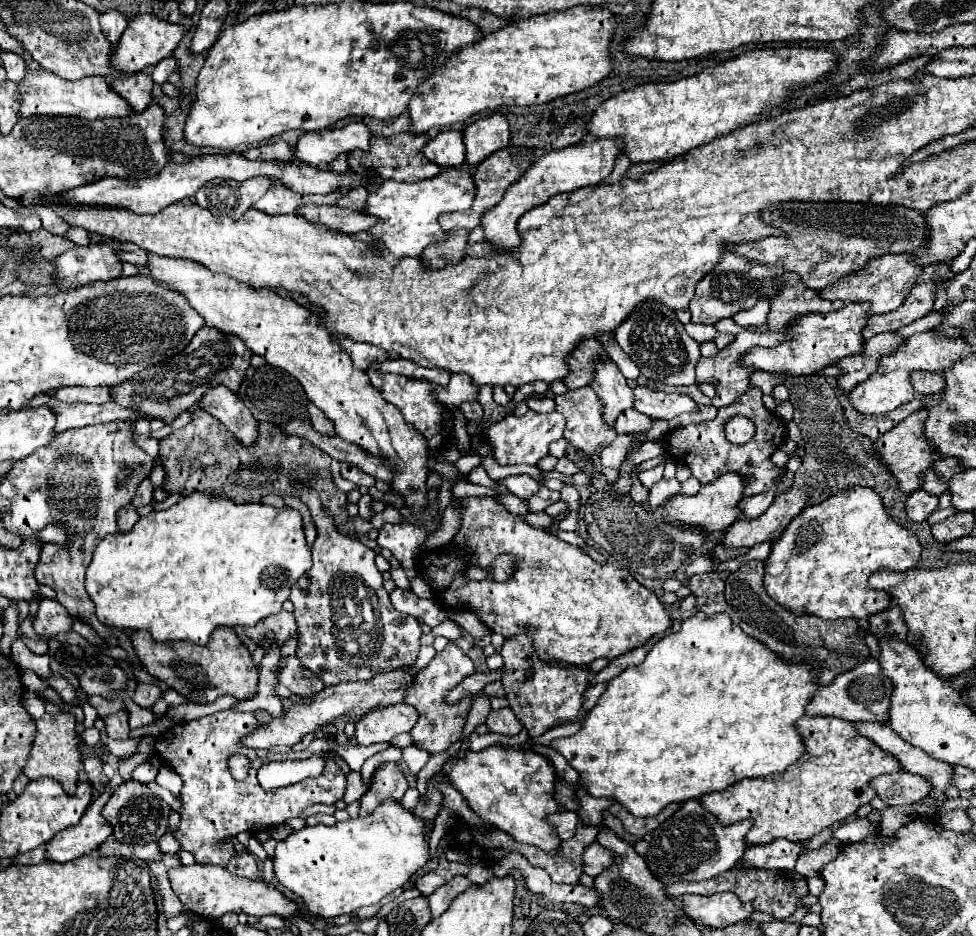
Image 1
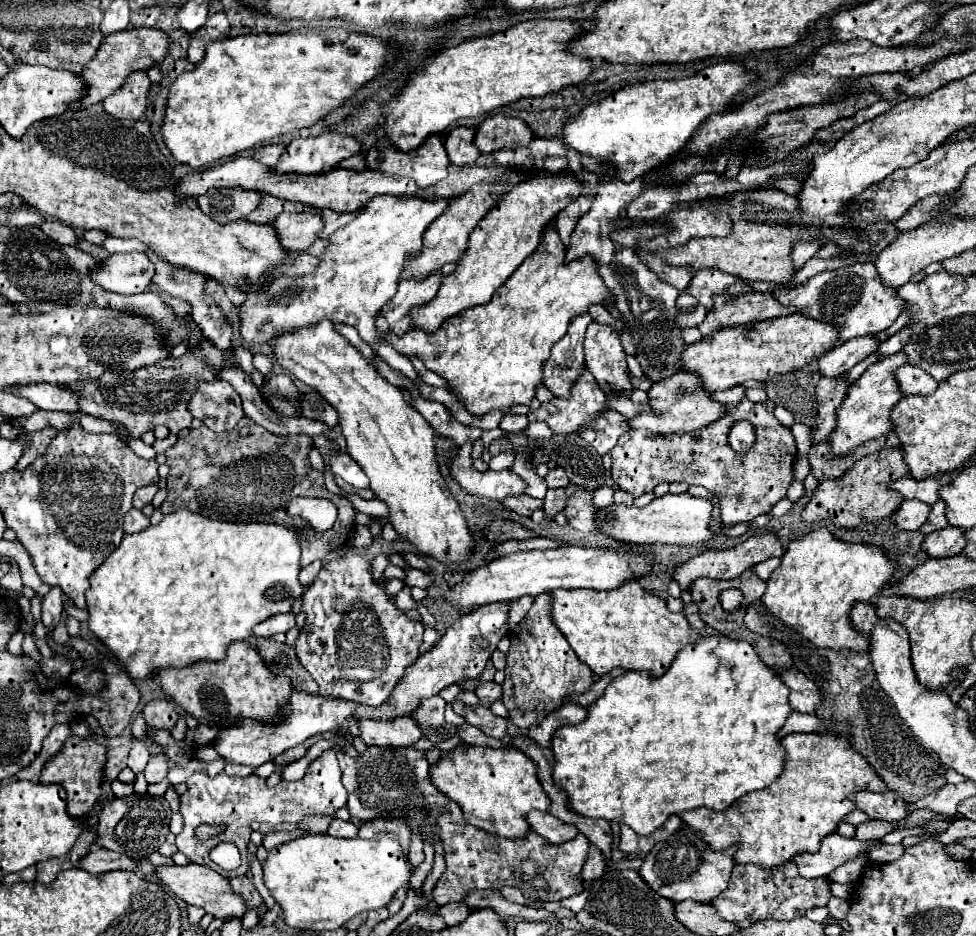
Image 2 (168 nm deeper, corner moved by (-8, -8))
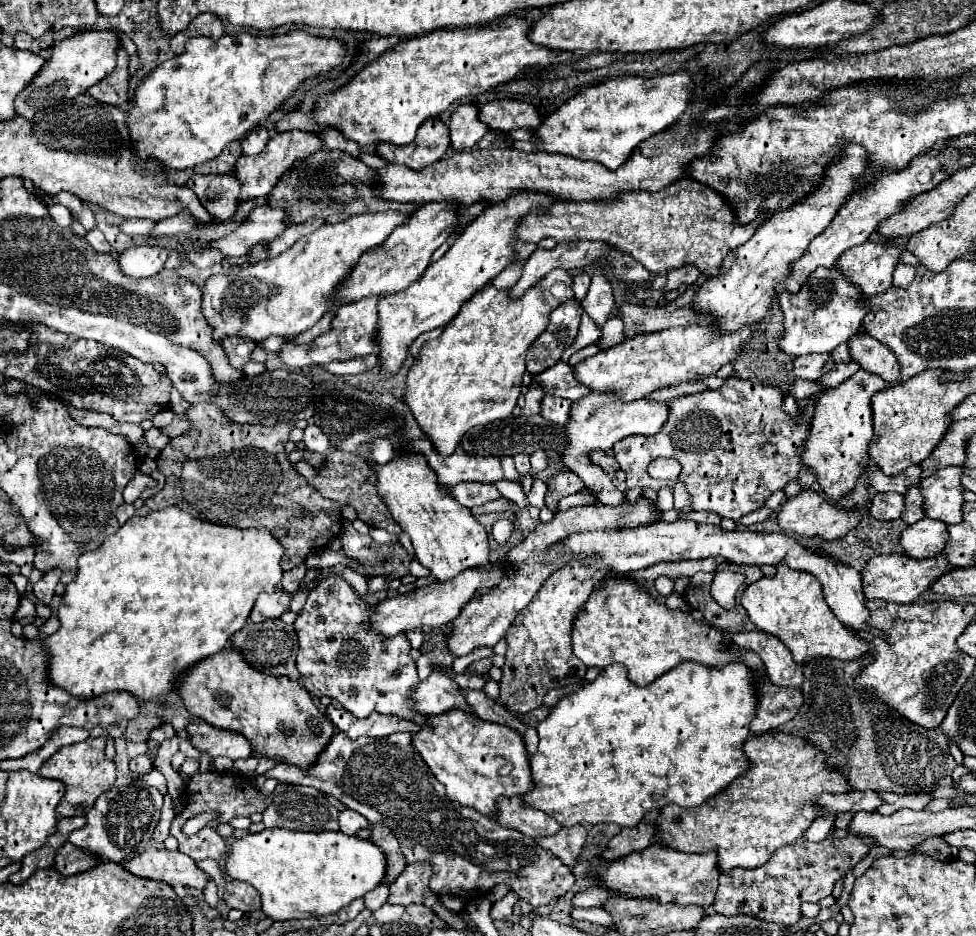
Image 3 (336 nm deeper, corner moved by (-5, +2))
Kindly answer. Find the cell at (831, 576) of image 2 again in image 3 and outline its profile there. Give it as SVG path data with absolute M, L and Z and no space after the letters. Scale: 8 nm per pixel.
M781 564L781 566L777 566L775 576L763 576L759 582L753 582L751 586L747 586L745 592L741 594L741 604L757 628L777 636L791 650L797 664L807 664L811 658L835 658L835 660L847 662L847 660L857 660L867 652L867 644L861 642L859 638L855 638L855 634L851 634L835 618L835 614L829 610L829 606L823 598L821 584L807 572L791 570L785 564Z

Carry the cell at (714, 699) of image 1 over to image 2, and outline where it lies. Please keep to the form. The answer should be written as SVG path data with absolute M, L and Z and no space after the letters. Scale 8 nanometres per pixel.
M714 632L714 634L702 636L694 644L684 646L678 652L678 656L674 658L668 672L662 674L660 678L652 676L652 672L648 672L648 670L626 672L624 676L618 676L604 690L604 694L592 706L588 706L588 716L586 716L584 722L576 724L576 726L558 728L554 738L552 738L552 752L554 752L554 758L556 758L554 782L560 788L566 790L572 810L576 810L578 814L588 816L588 818L616 820L616 822L628 824L640 836L648 836L656 828L660 828L666 822L666 818L672 816L672 814L680 814L680 812L694 810L694 808L700 808L700 806L706 806L706 808L712 808L712 810L726 810L732 802L736 802L744 794L770 786L780 776L780 772L784 770L786 754L784 754L784 746L780 744L778 732L792 712L794 712L794 708L788 704L788 686L780 680L780 676L776 676L776 672L772 668L768 668L760 660L756 650L744 640L732 640L728 636L720 636L718 632Z

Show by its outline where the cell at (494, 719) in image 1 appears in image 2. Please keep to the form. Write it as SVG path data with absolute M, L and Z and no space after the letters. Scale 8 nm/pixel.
M466 706L466 714L464 714L466 722L470 722L472 726L480 728L486 736L494 736L494 738L508 738L508 726L506 726L506 718L496 716L490 708L486 706L478 706L476 710Z

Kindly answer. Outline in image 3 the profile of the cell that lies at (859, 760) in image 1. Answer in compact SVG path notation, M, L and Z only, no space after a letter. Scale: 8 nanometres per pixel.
M763 734L755 738L747 738L743 752L747 754L747 760L751 768L735 778L725 790L711 796L705 804L695 808L681 808L677 804L669 804L661 810L661 816L657 818L657 840L665 844L667 848L681 850L681 852L693 852L693 854L707 854L717 850L717 868L721 872L729 872L731 868L757 868L765 864L771 854L777 848L789 846L797 842L809 824L817 816L815 798L823 792L829 794L841 794L847 792L847 780L841 772L833 770L825 762L825 754L821 754L817 748L807 746L803 740L787 736L787 734Z

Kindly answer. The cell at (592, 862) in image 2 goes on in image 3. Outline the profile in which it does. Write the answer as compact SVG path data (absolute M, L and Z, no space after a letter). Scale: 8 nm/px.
M571 826L571 828L561 828L553 836L537 838L535 842L537 846L551 850L563 864L573 866L577 862L577 856L583 850L585 836L587 836L587 830L583 826Z

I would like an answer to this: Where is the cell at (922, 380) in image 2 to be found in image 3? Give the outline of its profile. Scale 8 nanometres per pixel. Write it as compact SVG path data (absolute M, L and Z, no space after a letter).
M859 332L849 338L849 354L857 364L861 364L863 370L881 376L887 382L899 380L897 356L873 336Z

